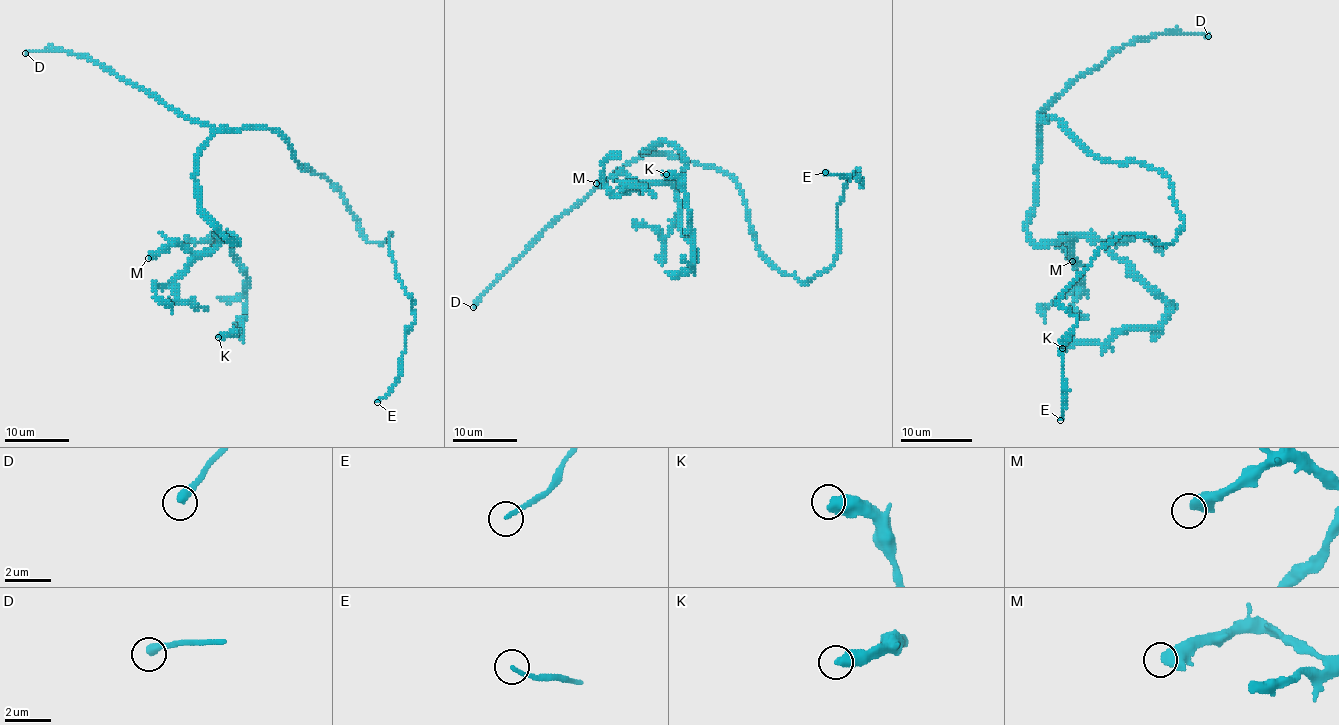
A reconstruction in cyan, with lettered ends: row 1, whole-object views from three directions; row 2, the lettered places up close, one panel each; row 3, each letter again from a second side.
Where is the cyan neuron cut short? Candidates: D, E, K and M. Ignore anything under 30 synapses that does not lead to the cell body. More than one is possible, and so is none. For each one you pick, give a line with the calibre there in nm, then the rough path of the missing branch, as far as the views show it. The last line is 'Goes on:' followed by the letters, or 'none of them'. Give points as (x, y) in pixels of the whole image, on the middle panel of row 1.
D: 360 nm
Goes on: D

